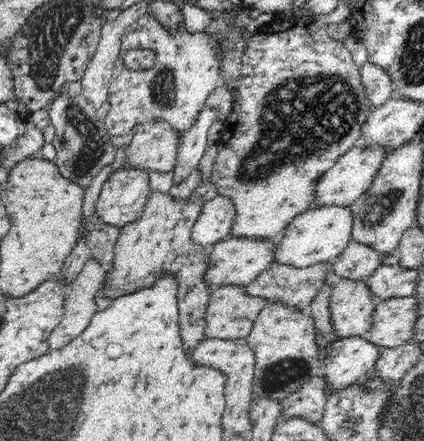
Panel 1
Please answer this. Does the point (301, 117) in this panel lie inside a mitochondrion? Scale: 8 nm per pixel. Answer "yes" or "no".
yes

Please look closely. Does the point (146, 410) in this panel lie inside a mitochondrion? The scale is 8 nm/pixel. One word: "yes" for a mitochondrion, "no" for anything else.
no

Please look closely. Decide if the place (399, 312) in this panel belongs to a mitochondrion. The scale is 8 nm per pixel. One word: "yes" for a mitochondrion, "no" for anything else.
no

